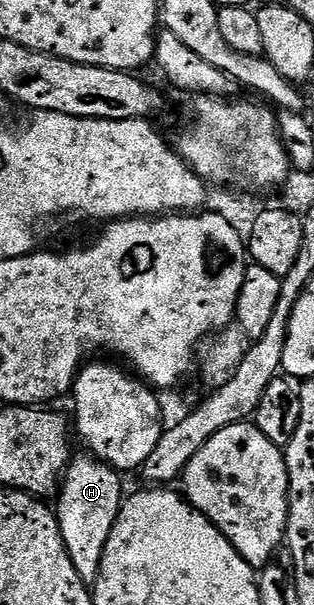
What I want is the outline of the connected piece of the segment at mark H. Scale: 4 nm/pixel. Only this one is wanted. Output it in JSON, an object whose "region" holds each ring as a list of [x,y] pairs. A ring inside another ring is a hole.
{"region":[[[92,456],[74,457],[65,467],[61,489],[55,498],[55,513],[65,547],[71,556],[71,564],[75,564],[79,576],[86,584],[97,581],[105,545],[121,511],[121,478],[122,475],[113,467]]]}

